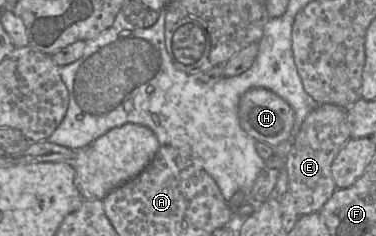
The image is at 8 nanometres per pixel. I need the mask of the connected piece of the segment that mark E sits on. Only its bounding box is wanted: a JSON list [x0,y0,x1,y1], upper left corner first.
[285,105,350,216]

